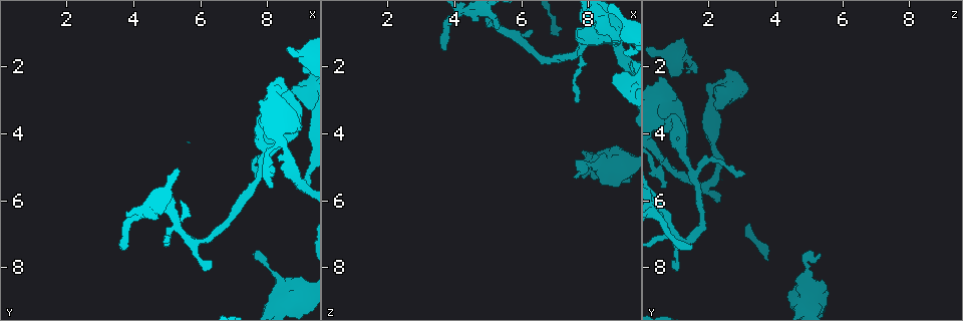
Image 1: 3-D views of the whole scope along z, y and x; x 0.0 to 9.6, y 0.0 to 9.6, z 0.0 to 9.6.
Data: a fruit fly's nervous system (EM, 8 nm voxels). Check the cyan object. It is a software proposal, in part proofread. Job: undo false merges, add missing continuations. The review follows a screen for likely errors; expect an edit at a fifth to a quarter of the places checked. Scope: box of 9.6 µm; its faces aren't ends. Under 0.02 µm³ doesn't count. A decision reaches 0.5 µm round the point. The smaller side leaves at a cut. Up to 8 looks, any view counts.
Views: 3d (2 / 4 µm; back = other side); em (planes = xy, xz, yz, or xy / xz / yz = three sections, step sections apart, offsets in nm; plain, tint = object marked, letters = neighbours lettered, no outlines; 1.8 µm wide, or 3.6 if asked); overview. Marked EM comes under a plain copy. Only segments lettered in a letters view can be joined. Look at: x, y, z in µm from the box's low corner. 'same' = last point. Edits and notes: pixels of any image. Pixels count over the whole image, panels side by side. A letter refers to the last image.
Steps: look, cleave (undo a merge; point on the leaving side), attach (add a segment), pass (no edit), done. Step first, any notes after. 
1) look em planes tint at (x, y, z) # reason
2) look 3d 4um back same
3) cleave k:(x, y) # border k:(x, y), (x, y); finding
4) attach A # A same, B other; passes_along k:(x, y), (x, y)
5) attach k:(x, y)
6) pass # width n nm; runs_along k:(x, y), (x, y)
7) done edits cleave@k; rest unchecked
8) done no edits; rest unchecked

look em planes letters at (8.15, 5.55, 0.75) # thin end

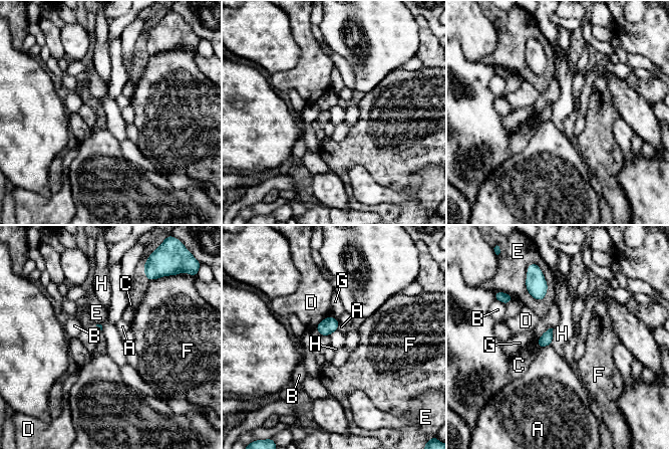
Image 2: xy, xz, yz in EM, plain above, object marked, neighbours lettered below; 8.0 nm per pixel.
pass # A other, B other, C other, D other, E other, F other, G other, H other; border 2:(554, 328), (550, 345); no lettered segment goes on from it

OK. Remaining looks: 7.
look em planes letters at (8.75, 2.55, 2.25) # branch stops here

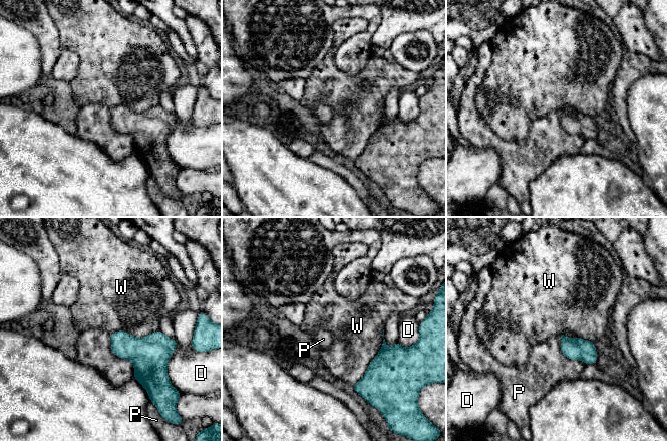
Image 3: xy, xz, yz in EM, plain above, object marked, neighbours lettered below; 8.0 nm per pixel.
attach W # D other, P other, W same; the cell continues

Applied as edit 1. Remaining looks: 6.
look overview

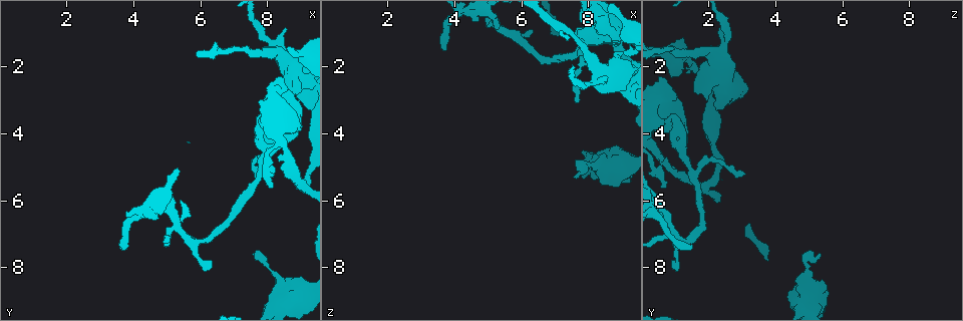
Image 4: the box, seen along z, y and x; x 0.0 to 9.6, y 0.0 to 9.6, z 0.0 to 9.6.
look em yz step 16 letters at (8.50, 0.90, 2.35) # free end

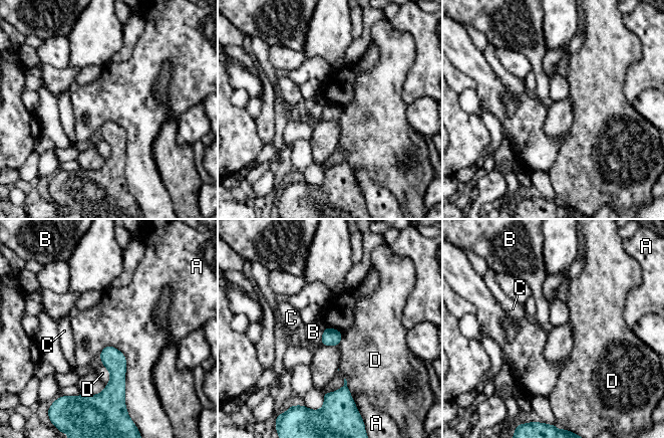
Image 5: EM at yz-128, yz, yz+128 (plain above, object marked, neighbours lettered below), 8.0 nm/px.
look em planes letters same

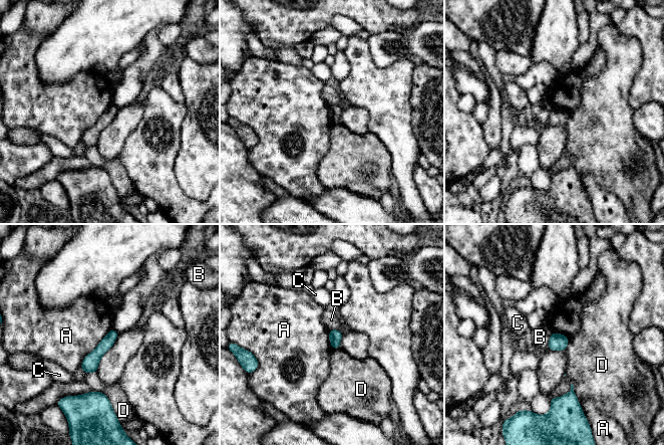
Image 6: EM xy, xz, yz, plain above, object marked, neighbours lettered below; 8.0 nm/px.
pass # A other, B other, C other, D other; none of them fits

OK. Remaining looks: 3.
done edits attach@3; rest unchecked

